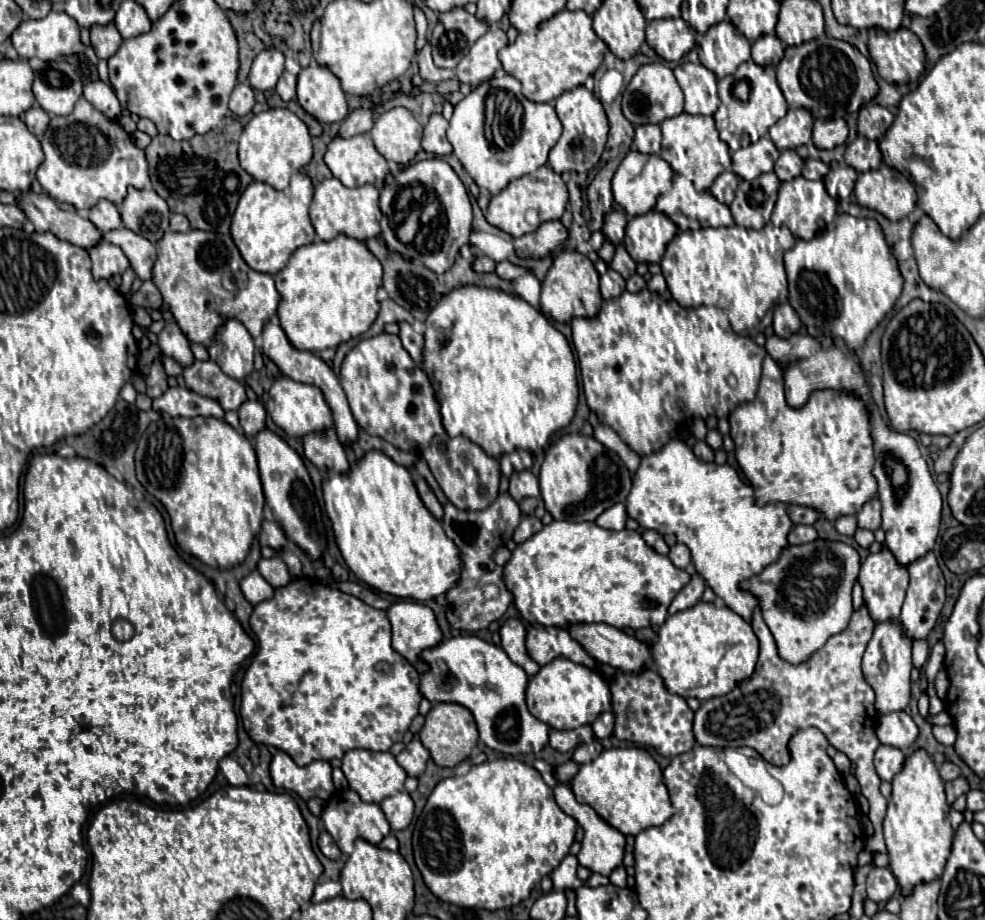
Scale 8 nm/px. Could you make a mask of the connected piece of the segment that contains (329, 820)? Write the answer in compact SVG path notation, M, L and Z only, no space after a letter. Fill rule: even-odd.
M352 789L336 791L330 797L330 801L326 803L326 807L322 811L322 821L326 825L326 831L334 837L336 845L340 847L340 851L344 855L350 855L352 853L356 839L364 839L364 841L368 841L372 845L378 845L390 833L388 821L384 819L384 813L380 811L380 807L376 803L364 803L356 795L356 791L352 791Z

